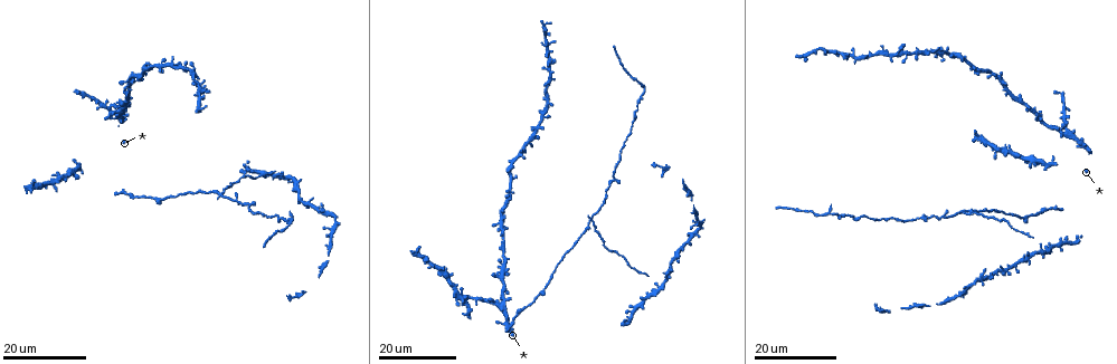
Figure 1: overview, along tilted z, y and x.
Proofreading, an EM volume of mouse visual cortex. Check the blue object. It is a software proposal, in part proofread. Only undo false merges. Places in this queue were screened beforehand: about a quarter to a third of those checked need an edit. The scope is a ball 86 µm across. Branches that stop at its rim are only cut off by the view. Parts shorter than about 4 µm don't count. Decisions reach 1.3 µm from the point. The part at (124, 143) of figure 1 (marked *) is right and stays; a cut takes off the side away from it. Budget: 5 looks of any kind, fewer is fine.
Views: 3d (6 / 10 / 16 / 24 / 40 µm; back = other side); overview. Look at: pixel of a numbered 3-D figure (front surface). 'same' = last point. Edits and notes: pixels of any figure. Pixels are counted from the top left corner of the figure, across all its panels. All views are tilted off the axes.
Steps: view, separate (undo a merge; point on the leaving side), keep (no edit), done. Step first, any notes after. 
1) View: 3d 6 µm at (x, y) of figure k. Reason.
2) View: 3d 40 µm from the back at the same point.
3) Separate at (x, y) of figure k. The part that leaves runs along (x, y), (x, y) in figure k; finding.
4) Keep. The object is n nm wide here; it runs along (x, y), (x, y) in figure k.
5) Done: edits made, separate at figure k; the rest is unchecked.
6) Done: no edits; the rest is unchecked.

View: 3d 16 µm at (965, 213) of figure 1. Four or more arms meet.

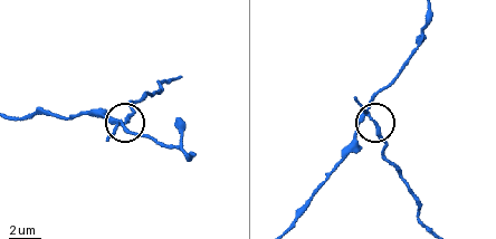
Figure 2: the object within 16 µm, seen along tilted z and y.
View: 3d 6 µm at (367, 114) of figure 2.

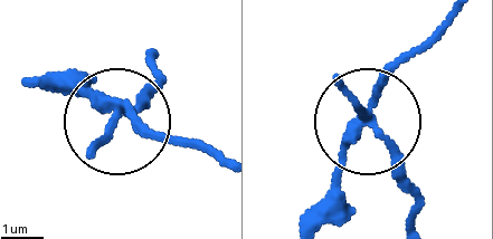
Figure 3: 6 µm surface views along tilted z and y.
Separate at (93, 155) of figure 3. The side arm is 61 µm long; the part that leaves runs along (121, 107), (159, 80), (149, 58) in figure 3; two neurons meet here.

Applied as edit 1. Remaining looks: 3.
View: overview.

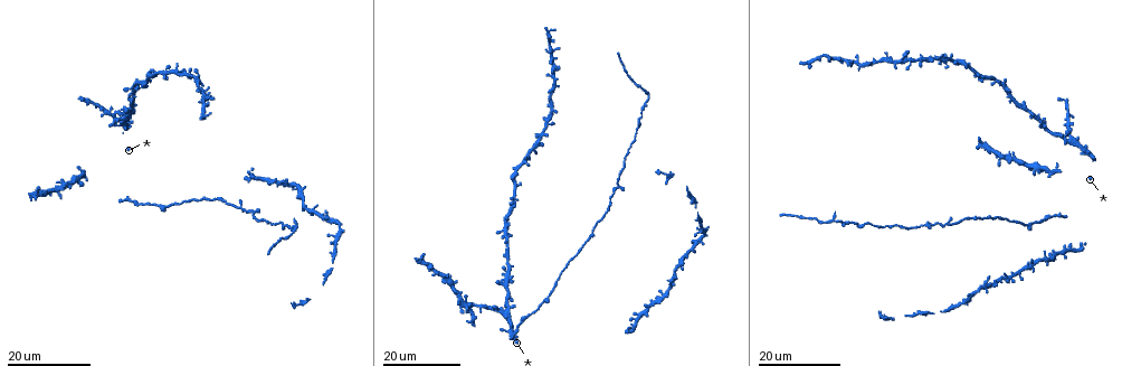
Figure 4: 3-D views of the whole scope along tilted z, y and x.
View: 3d 24 µm at (618, 185) of figure 4. Small branch off a trunk.

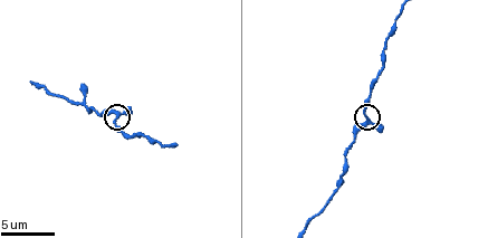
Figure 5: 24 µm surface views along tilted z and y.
View: 3d 6 µm at (368, 124) of figure 5. Closer look.

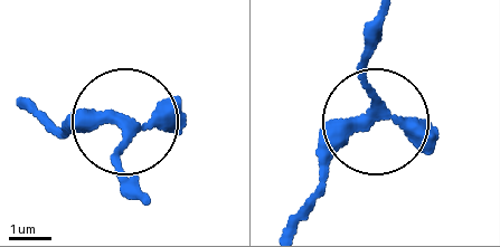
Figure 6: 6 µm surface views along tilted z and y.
Keep. 3 arms meet here; all the same neuron.

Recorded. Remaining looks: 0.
Done: edits made, separate at figure 3; the rest is unchecked.

